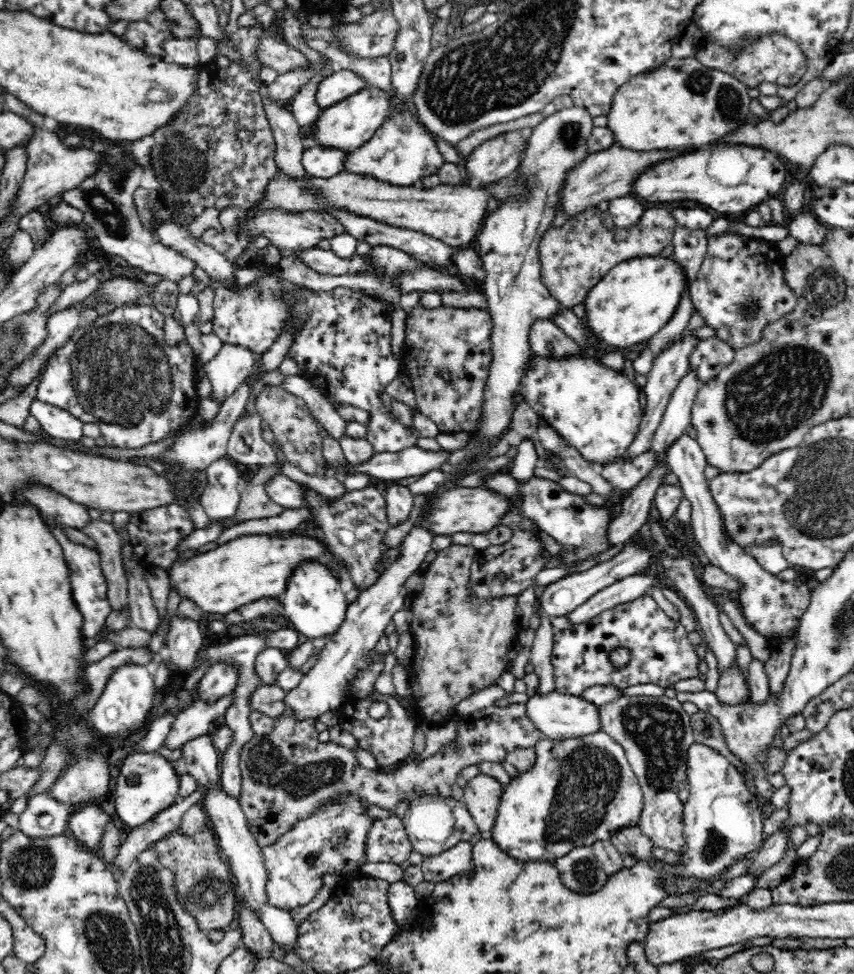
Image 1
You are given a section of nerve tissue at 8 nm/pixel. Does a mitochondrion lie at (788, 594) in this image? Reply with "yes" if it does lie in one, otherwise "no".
no

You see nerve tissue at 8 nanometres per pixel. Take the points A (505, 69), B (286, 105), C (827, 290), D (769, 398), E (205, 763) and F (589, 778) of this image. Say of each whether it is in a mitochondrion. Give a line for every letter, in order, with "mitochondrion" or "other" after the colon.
A: mitochondrion
B: other
C: mitochondrion
D: mitochondrion
E: other
F: mitochondrion

